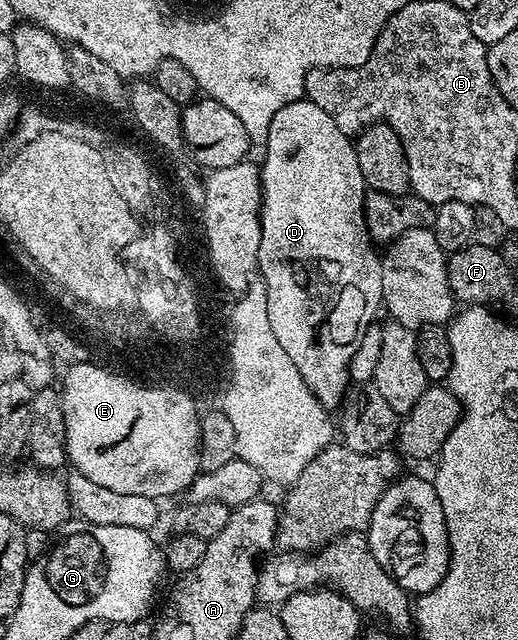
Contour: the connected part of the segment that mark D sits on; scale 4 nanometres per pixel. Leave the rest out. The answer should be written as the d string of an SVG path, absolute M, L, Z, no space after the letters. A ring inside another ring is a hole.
M306 98L294 100L275 116L265 141L266 148L267 157L261 160L261 179L263 181L261 221L263 234L257 257L257 272L258 275L263 275L261 283L267 290L269 326L273 326L273 334L277 337L277 342L281 342L285 354L289 354L289 359L297 366L308 391L315 396L324 409L330 410L330 408L335 407L335 409L338 409L348 395L347 383L351 380L351 359L355 356L355 347L366 338L367 327L374 322L375 315L381 312L381 305L383 304L381 256L379 252L374 252L376 249L373 247L373 241L367 231L363 175L359 169L352 137L345 135L337 127L337 122L333 122L333 118L329 118L329 114L325 114L325 110L321 110L321 106L317 106L312 100Z

